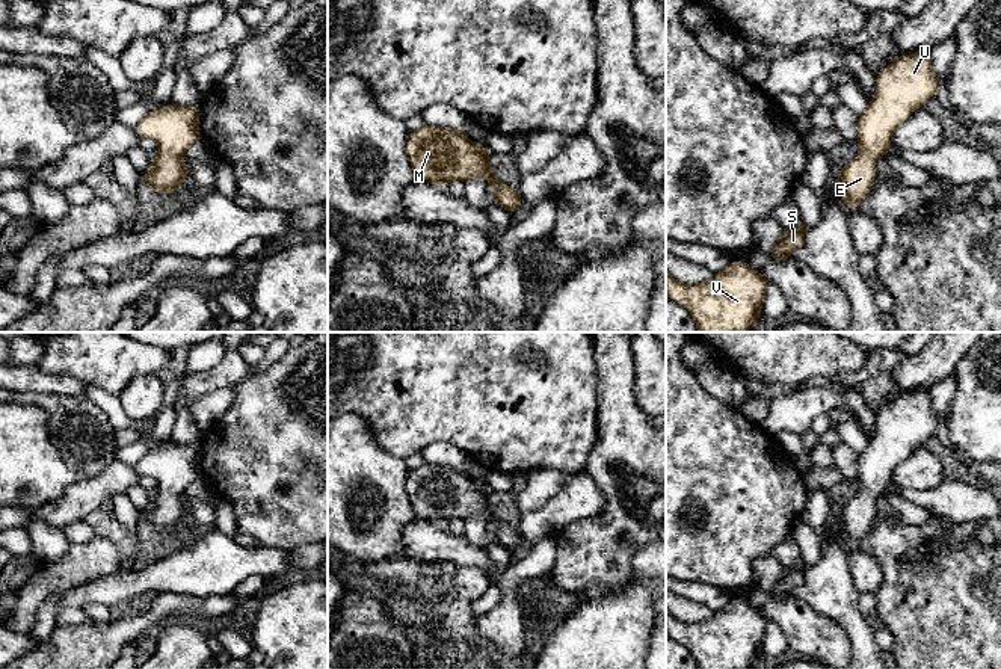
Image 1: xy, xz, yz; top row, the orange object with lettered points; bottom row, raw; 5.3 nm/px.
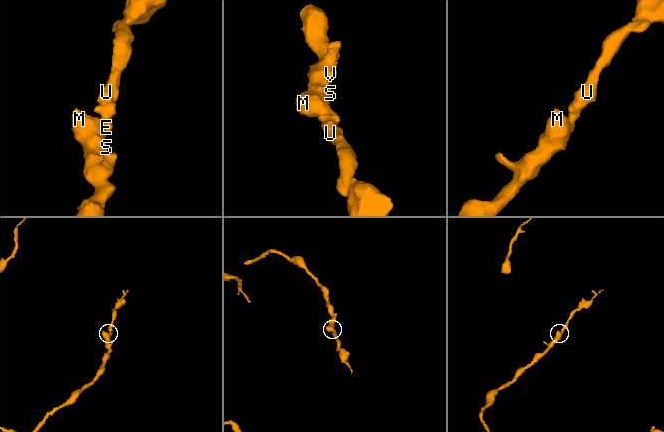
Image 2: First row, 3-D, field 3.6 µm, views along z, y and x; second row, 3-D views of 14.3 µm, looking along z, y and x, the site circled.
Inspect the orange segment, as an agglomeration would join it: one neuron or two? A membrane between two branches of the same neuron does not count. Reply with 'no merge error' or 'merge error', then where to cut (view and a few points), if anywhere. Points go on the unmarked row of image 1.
no merge error | no cut

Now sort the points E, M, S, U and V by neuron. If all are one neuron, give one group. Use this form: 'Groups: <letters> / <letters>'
Groups: E M S U V

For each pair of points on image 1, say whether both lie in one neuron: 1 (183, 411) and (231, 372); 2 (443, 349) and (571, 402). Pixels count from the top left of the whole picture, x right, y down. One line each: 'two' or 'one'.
1: one
2: one

